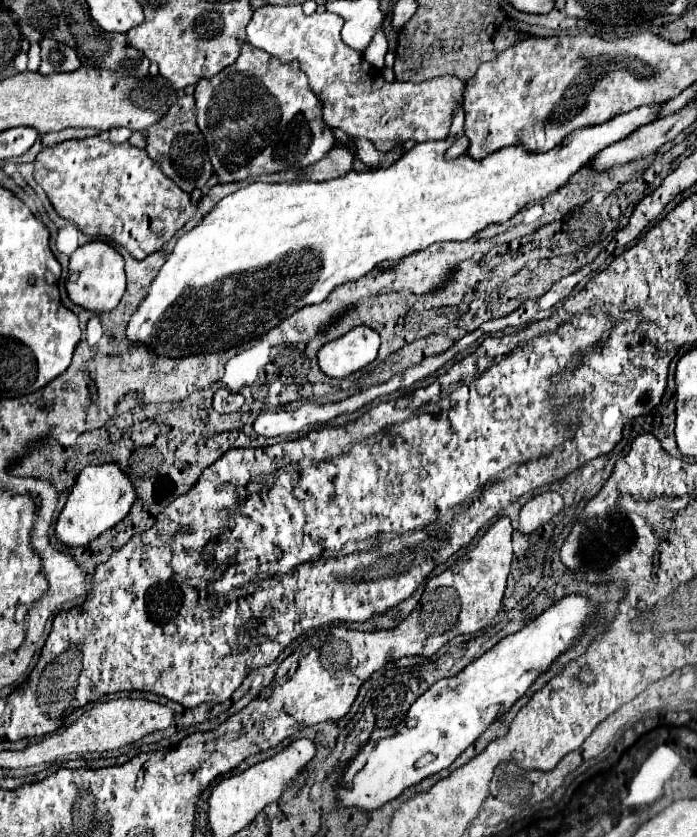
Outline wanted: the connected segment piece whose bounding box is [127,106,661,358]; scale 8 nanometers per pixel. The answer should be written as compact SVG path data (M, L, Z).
M457 106L449 138L415 144L387 170L347 172L325 182L247 184L217 202L217 206L205 214L193 230L185 232L177 240L167 262L151 282L147 298L133 312L127 324L129 348L145 344L159 356L179 358L245 346L279 326L303 306L319 304L335 288L359 280L383 260L401 260L443 240L469 240L489 224L507 222L523 206L565 186L577 170L597 156L597 152L653 122L659 108L661 106L643 106L609 122L573 130L559 146L545 154L529 154L523 146L509 146L483 160L471 160L467 154L455 160L445 160L443 154L451 140L463 134L463 110Z

